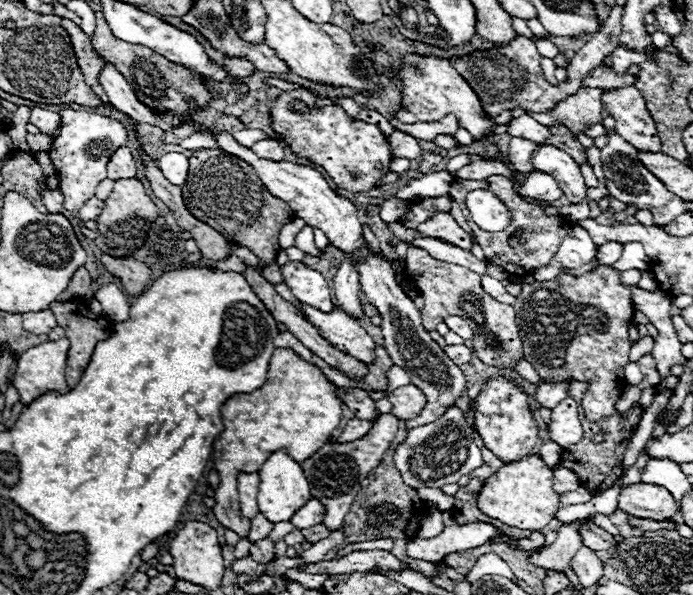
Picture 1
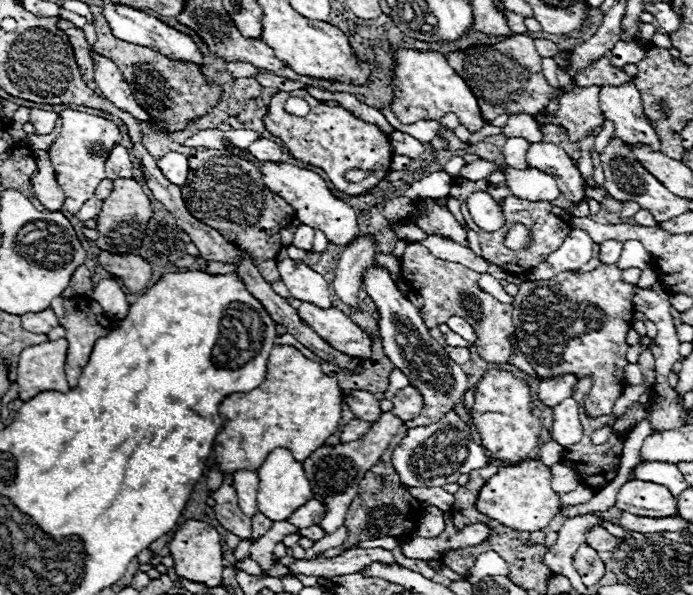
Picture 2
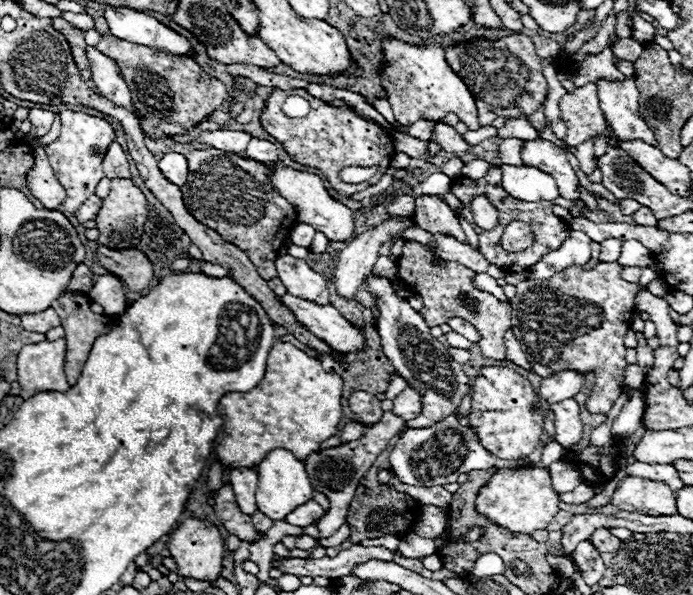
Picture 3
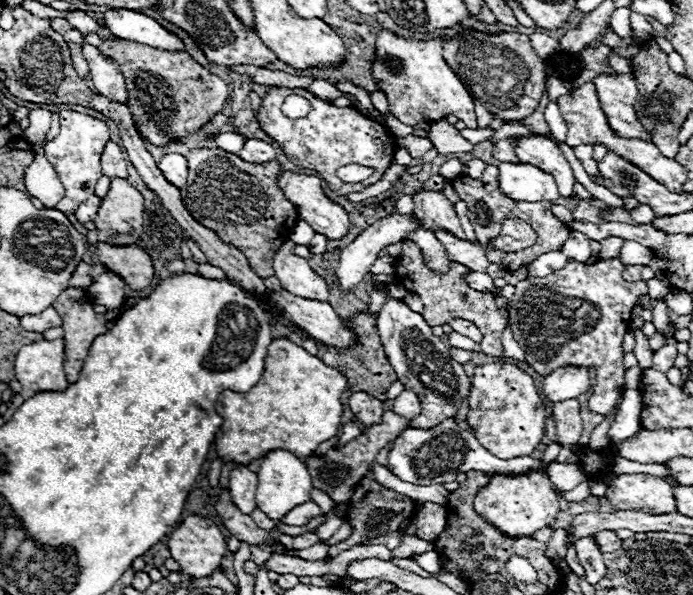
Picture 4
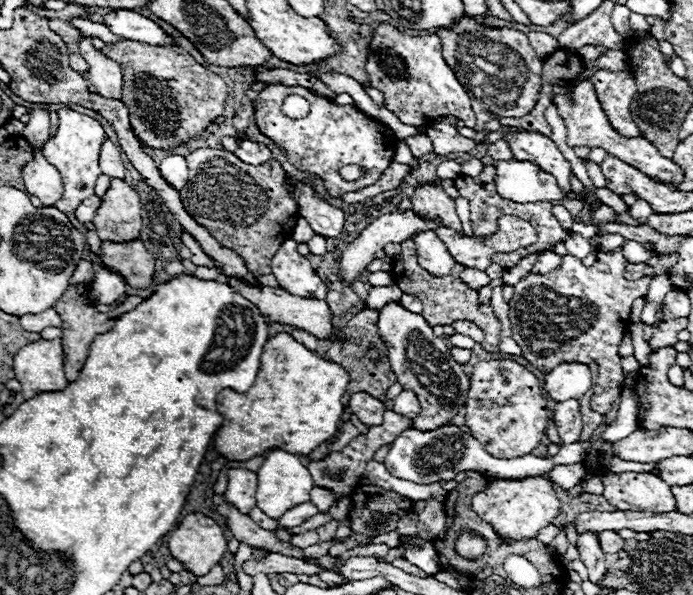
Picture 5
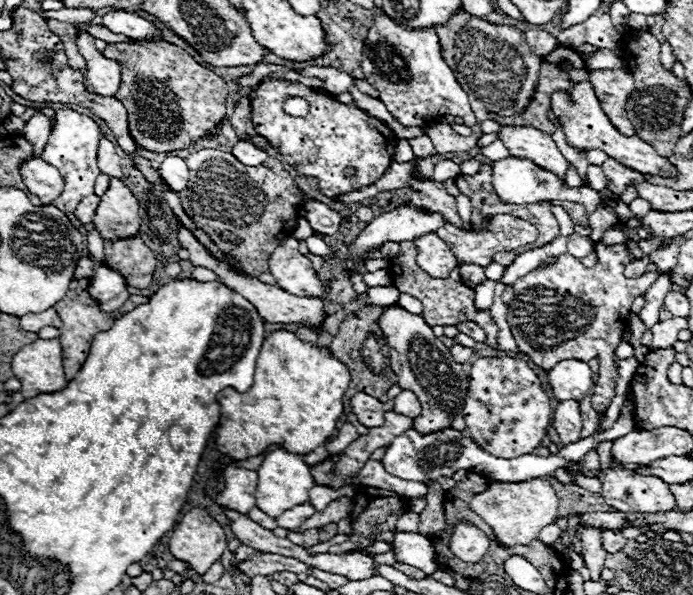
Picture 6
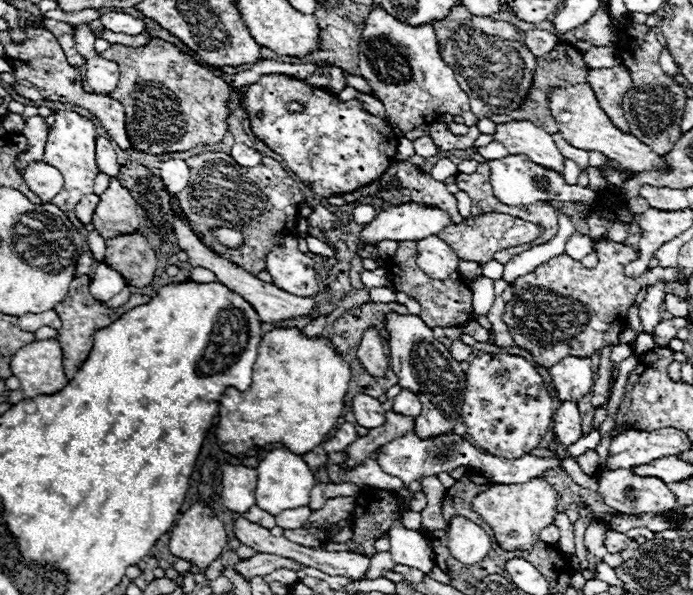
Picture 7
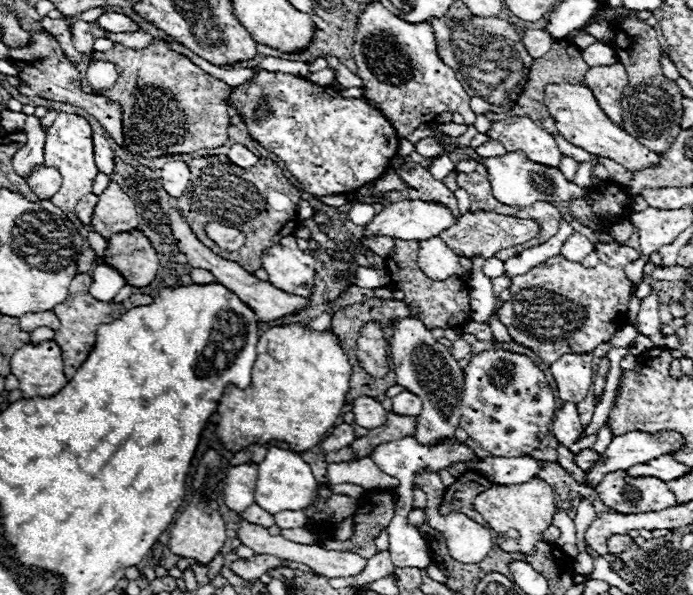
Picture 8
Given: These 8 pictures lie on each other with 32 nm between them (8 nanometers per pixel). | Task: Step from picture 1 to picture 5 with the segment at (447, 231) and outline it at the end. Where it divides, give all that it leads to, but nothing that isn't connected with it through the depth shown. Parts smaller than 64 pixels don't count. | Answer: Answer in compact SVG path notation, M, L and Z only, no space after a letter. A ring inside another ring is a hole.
M418 186L412 194L412 204L424 220L440 220L440 226L448 226L462 234L454 200L444 194L442 186Z

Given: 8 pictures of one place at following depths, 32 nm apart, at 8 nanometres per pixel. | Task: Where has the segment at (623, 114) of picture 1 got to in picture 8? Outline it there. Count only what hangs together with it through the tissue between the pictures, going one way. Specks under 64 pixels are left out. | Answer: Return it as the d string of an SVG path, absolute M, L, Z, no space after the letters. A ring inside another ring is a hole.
M622 64L588 68L584 76L584 84L590 86L590 90L594 90L594 96L598 98L598 104L602 106L602 110L606 110L606 114L610 114L610 118L614 118L614 122L622 126L620 100L628 84L626 68Z

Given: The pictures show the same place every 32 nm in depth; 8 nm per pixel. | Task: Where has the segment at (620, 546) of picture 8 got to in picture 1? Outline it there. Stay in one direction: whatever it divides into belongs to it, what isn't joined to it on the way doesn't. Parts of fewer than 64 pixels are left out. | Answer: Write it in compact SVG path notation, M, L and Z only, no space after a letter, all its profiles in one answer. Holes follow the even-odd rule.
M582 524L580 536L582 536L582 544L590 550L610 550L616 544L612 534L604 532L602 528L598 528L594 524Z

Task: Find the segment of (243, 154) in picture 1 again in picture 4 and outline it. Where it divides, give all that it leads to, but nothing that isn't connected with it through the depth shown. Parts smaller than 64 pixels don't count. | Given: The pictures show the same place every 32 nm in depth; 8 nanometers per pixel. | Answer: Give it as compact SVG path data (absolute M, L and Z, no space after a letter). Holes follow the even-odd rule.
M280 170L280 176L278 176L278 186L284 190L284 196L296 206L298 210L298 218L308 222L316 232L324 234L326 238L330 240L342 240L348 230L350 230L350 216L348 212L332 202L324 190L322 190L322 180L318 176L308 176L308 174L294 174L290 170Z

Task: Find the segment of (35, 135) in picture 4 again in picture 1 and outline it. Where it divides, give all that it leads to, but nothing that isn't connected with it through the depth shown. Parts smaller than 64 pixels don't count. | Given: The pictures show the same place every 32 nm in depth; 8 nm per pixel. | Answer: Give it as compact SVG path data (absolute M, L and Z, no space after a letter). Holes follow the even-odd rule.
M30 108L30 124L38 126L42 132L50 132L60 124L60 114L52 112L52 110L44 110L44 108Z

